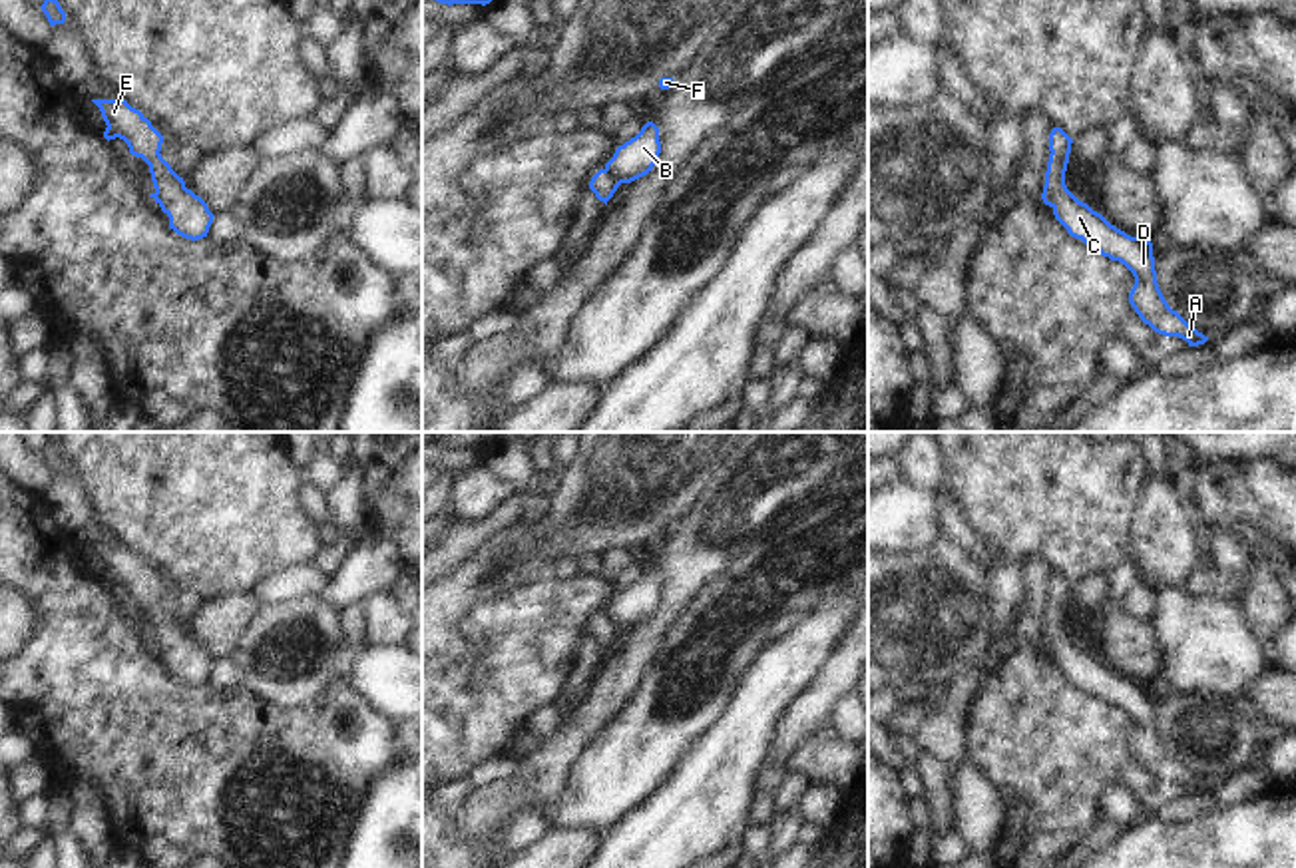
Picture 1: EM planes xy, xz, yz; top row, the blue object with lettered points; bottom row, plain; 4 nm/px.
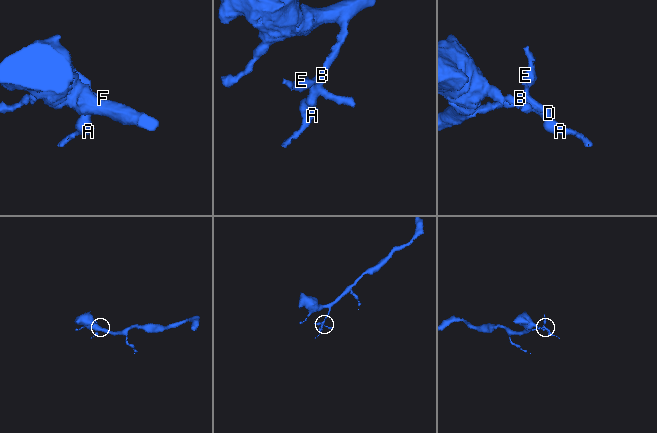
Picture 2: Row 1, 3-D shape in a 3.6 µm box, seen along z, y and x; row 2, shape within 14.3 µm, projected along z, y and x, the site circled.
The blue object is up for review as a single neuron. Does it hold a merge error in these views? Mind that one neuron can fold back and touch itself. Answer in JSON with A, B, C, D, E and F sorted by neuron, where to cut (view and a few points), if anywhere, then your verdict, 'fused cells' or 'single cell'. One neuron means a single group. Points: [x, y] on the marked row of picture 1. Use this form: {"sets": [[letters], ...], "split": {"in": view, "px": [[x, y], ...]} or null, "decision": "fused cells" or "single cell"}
{"sets": [["A", "C", "D"], ["B", "E", "F"]], "split": {"in": "yz", "px": [[1066, 188], [1052, 206]]}, "decision": "fused cells"}

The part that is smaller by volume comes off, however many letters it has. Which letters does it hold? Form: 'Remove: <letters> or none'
Remove: A, C, D.

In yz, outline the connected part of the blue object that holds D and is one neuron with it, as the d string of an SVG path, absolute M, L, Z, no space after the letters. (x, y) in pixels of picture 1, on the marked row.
M1069 189L1059 191L1053 199L1053 215L1071 237L1081 239L1087 247L1095 247L1103 257L1123 263L1133 273L1135 285L1129 293L1129 303L1145 325L1159 334L1179 336L1188 346L1208 340L1165 301L1157 283L1151 241L1117 229Z

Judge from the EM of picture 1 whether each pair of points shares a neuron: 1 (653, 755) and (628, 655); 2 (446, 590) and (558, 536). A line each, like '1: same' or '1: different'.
1: different
2: same

